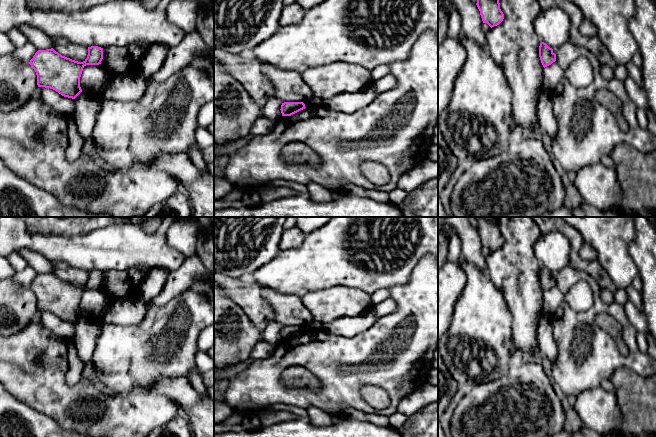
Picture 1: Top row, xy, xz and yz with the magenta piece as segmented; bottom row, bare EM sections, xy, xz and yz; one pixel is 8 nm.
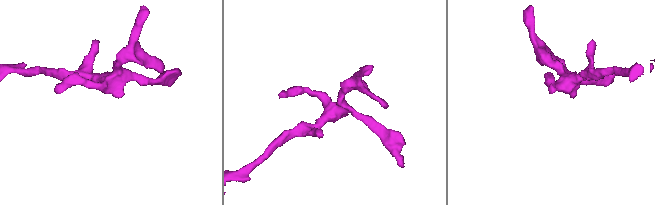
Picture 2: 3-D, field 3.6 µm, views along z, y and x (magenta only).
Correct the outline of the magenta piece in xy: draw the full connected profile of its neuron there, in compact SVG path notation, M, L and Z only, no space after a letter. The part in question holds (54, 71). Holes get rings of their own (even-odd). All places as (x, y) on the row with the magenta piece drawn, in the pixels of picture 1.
M88 47L87 58L78 62L62 56L53 48L38 50L29 64L37 75L38 87L50 88L64 97L75 99L81 92L80 77L86 65L99 65L103 48Z

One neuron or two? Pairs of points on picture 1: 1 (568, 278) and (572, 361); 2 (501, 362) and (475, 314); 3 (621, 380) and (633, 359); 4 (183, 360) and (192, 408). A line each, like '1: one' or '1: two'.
1: one
2: one
3: two
4: two

